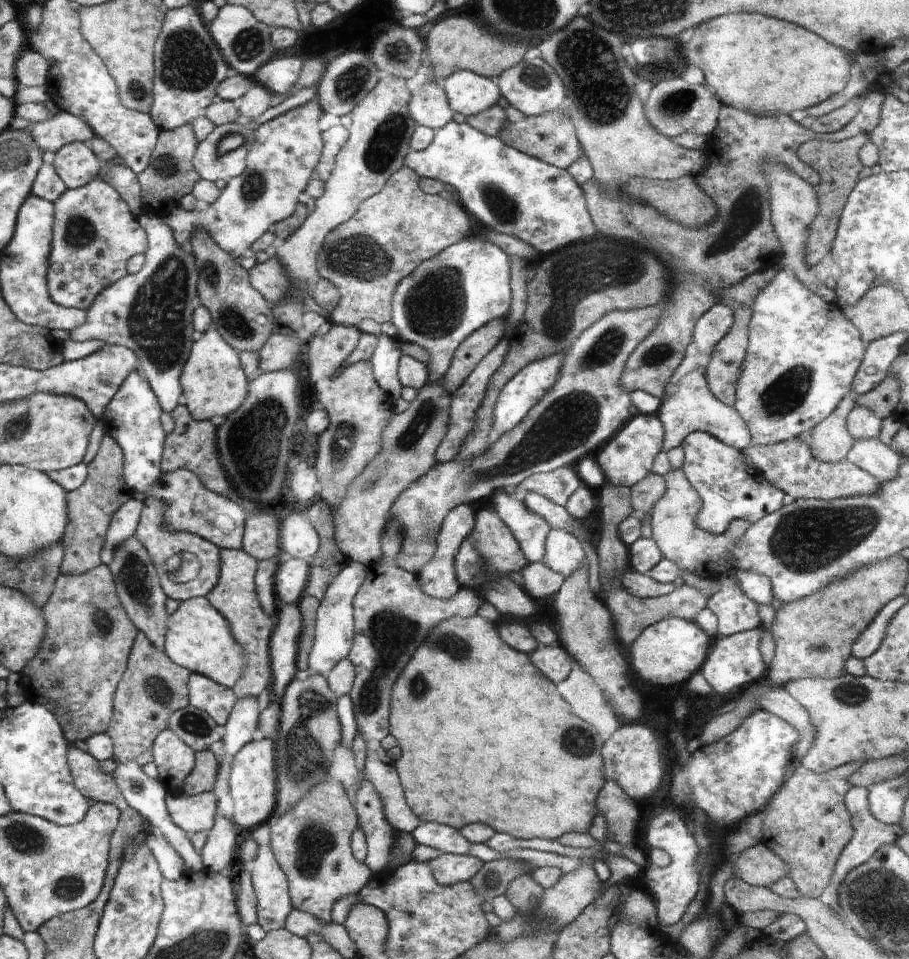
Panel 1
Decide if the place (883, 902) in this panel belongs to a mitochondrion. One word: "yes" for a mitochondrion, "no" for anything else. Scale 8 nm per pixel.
yes

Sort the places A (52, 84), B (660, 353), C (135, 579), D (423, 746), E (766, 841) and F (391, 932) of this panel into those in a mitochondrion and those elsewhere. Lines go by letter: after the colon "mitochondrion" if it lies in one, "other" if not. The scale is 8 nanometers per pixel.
A: other
B: mitochondrion
C: mitochondrion
D: other
E: other
F: other

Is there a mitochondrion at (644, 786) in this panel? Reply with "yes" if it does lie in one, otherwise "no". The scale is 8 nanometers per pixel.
no

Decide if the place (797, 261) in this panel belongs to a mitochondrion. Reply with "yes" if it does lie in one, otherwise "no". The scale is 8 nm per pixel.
no

